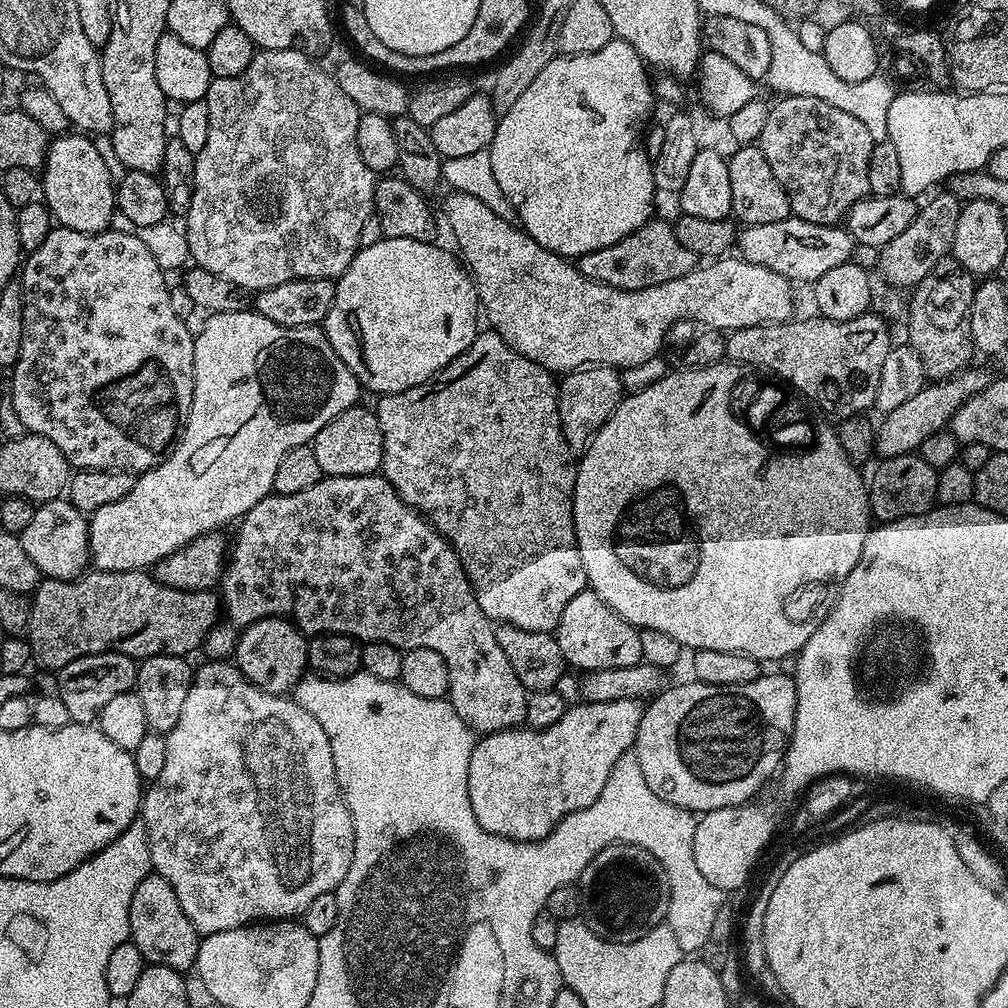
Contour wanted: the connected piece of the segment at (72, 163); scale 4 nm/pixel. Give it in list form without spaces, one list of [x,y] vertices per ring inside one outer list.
[[[60,134],[49,143],[42,169],[43,203],[61,228],[103,232],[111,225],[108,223],[116,212],[116,184],[110,178],[110,170],[106,170],[103,151],[96,149],[92,140],[95,139],[84,134]]]

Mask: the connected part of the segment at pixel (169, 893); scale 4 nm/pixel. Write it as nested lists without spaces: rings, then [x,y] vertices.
[[[150,874],[138,882],[134,898],[130,898],[130,939],[148,964],[170,966],[170,970],[188,974],[196,967],[202,936],[190,918],[186,918],[186,910],[182,910],[182,902],[178,902],[174,886],[170,886],[166,878]]]

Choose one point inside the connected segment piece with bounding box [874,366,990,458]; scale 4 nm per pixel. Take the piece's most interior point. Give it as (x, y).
(931, 411)

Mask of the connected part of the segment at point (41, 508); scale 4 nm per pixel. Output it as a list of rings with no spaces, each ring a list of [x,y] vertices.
[[[66,498],[46,500],[36,504],[34,519],[19,532],[22,550],[38,566],[41,577],[73,580],[85,574],[90,564],[88,551],[89,517],[79,512]]]

